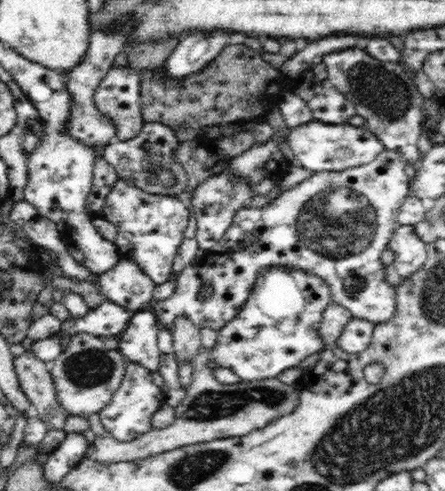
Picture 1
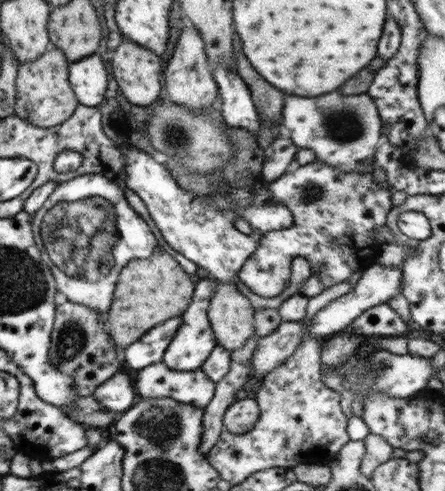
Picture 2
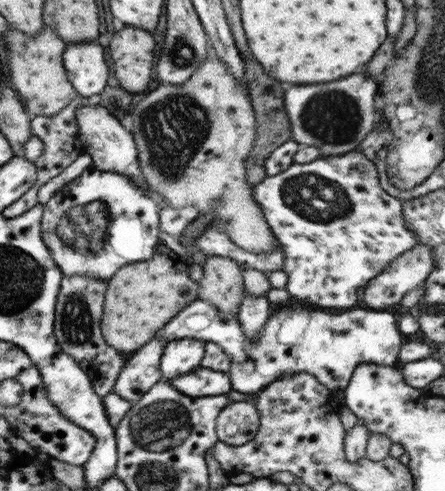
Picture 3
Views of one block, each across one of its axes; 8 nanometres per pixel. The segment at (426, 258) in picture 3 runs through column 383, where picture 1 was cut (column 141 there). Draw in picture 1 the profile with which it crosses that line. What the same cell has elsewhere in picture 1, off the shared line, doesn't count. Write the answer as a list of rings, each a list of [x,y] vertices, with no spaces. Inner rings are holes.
[[[120,260],[112,270],[100,274],[98,282],[100,294],[124,312],[148,308],[154,302],[154,288],[158,286],[134,260]]]

